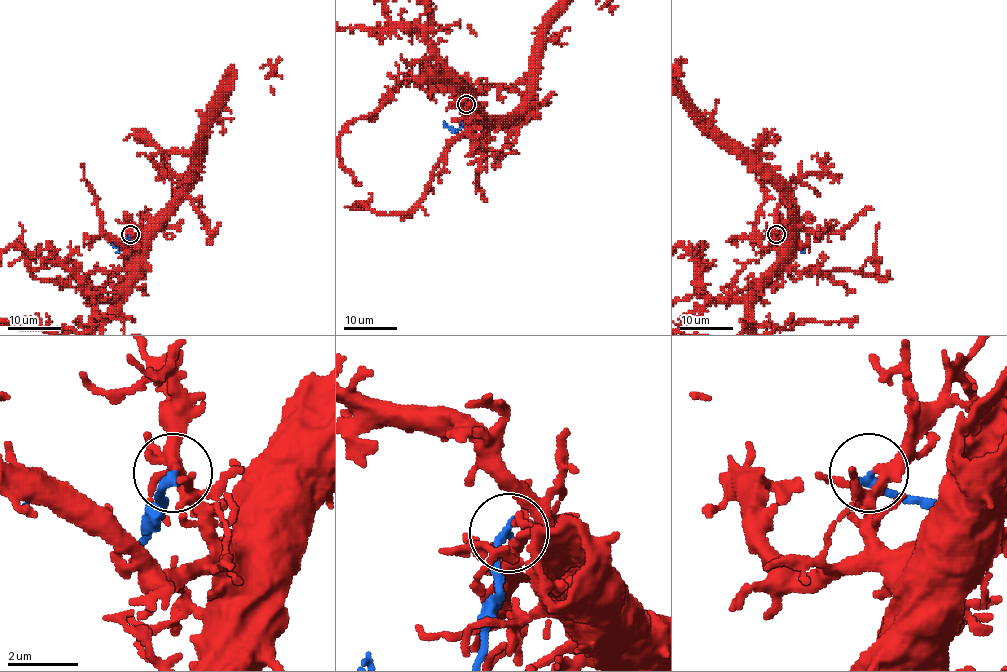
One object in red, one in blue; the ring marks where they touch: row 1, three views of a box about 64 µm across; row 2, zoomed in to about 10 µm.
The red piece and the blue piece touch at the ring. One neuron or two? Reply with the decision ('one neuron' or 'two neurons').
two neurons

